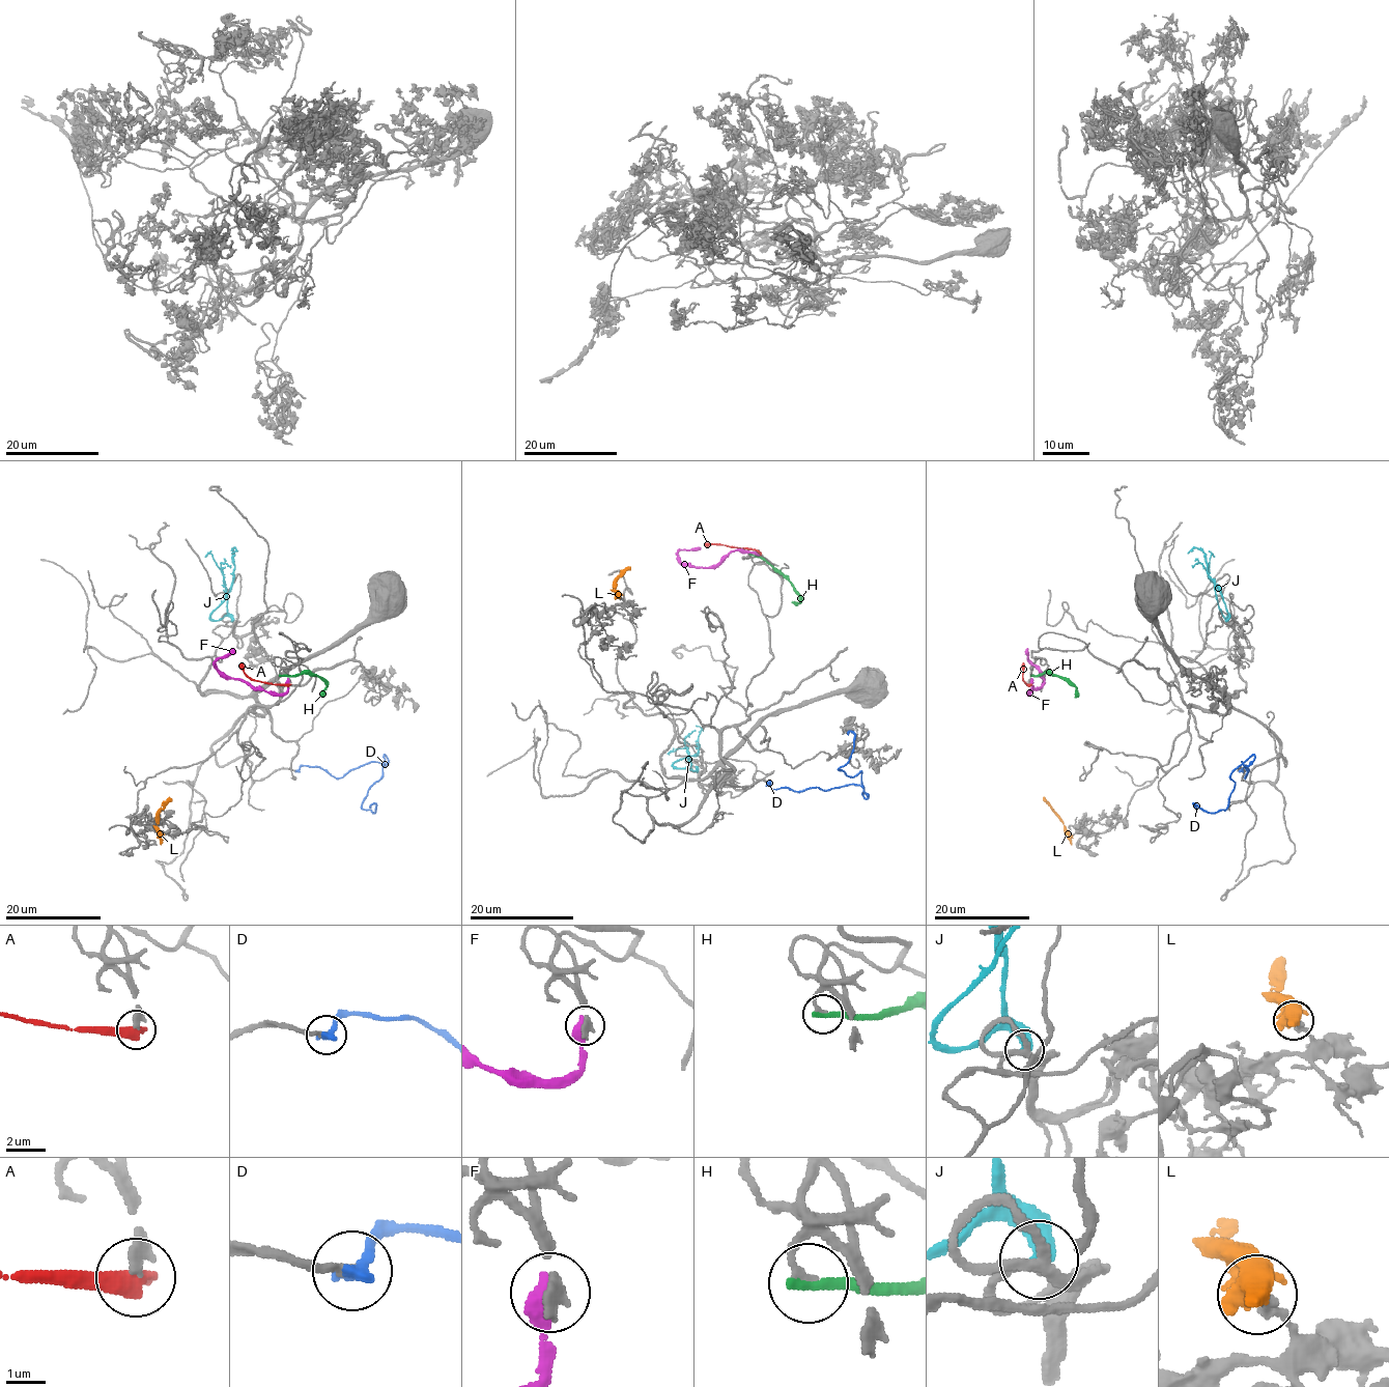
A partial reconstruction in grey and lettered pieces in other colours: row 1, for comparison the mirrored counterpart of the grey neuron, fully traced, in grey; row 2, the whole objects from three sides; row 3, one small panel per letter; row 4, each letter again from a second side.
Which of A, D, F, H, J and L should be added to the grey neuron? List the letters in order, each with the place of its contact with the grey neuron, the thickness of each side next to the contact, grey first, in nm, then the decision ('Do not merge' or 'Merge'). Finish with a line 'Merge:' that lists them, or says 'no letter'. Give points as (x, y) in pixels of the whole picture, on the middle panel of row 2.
A: Touches grey at (759, 550). Thickness 320 nm (grey) against 550 nm. Do not merge
D: Touches grey at (768, 783). Thickness 240 nm (grey) against 400 nm. Merge
F: Touches grey at (759, 554). Thickness 400 nm (grey) against 550 nm. Do not merge
H: Touches grey at (750, 554). Thickness 200 nm (grey) against 240 nm. Do not merge
J: Touches grey at (697, 767). Thickness 170 nm (grey) against 420 nm. Do not merge
L: Touches grey at (619, 596). Thickness 240 nm (grey) against 550 nm. Do not merge
Merge: D

